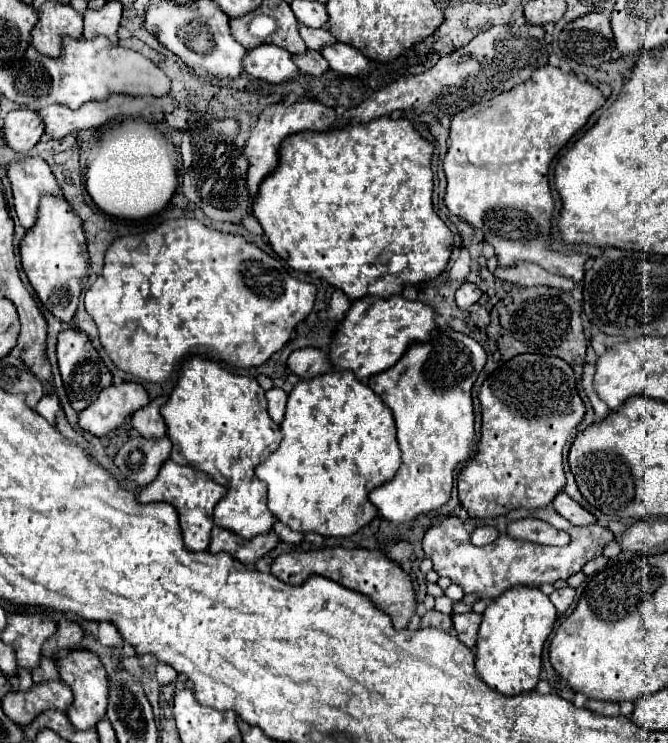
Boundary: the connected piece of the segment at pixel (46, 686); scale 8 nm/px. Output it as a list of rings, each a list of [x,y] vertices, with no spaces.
[[[46,681],[34,685],[32,691],[8,693],[2,699],[2,709],[20,727],[28,727],[42,711],[66,711],[72,703],[72,691],[64,681]]]

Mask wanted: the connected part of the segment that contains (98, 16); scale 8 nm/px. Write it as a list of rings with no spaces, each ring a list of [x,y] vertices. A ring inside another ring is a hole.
[[[110,1],[102,9],[86,9],[84,13],[84,39],[94,39],[98,35],[108,37],[114,45],[118,43],[118,27],[122,19],[122,3]]]

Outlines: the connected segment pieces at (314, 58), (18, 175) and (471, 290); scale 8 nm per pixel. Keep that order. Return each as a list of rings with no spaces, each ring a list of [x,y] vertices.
[[[308,49],[304,55],[296,55],[294,63],[300,69],[300,73],[312,75],[312,77],[322,77],[328,71],[328,61],[322,57],[320,51],[316,53]]]
[[[28,157],[8,167],[8,179],[12,183],[14,209],[20,225],[28,231],[38,219],[40,199],[44,195],[62,195],[60,185],[50,171],[48,163],[40,157]]]
[[[462,283],[462,287],[456,291],[456,303],[460,309],[468,309],[470,305],[474,305],[480,299],[480,289],[474,283]]]

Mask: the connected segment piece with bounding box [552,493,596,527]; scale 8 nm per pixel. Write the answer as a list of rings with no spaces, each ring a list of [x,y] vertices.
[[[558,493],[556,499],[552,501],[552,507],[562,515],[566,517],[566,521],[570,521],[572,525],[580,527],[580,525],[590,525],[590,523],[596,523],[596,517],[592,513],[588,513],[586,509],[582,509],[576,501],[572,501],[566,493]]]

